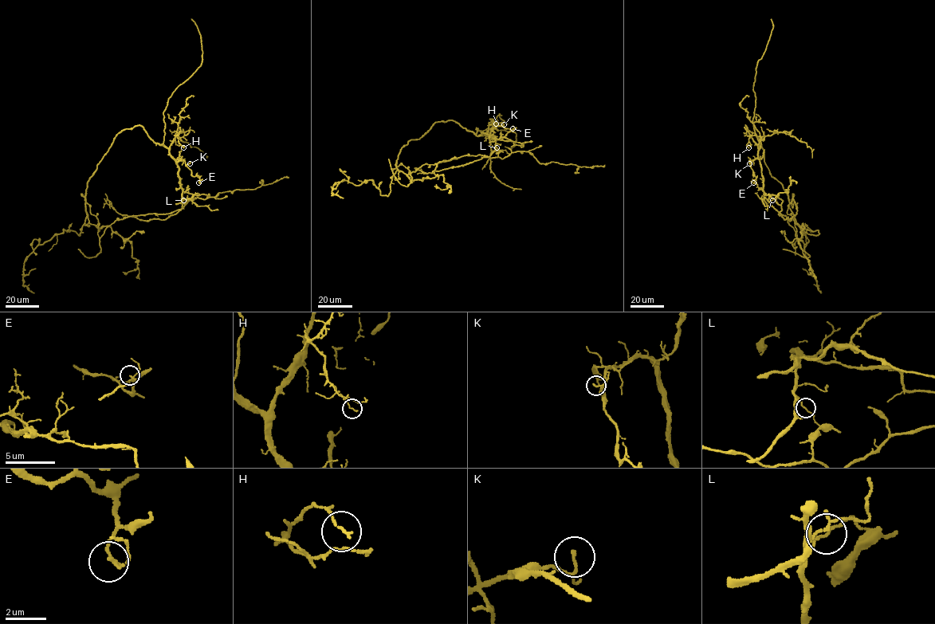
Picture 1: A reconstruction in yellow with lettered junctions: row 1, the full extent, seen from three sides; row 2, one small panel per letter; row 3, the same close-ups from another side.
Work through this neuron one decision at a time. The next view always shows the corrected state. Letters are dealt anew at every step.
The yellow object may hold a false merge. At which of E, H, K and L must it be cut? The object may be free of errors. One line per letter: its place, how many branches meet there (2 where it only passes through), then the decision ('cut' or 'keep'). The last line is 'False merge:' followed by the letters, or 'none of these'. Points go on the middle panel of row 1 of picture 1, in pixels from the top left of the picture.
E: at (512, 128); 2 branches meet; keep
H: at (496, 123); 2 branches meet; keep
K: at (504, 124); 2 branches meet; keep
L: at (496, 147); 2 branches meet; cut
False merge: L

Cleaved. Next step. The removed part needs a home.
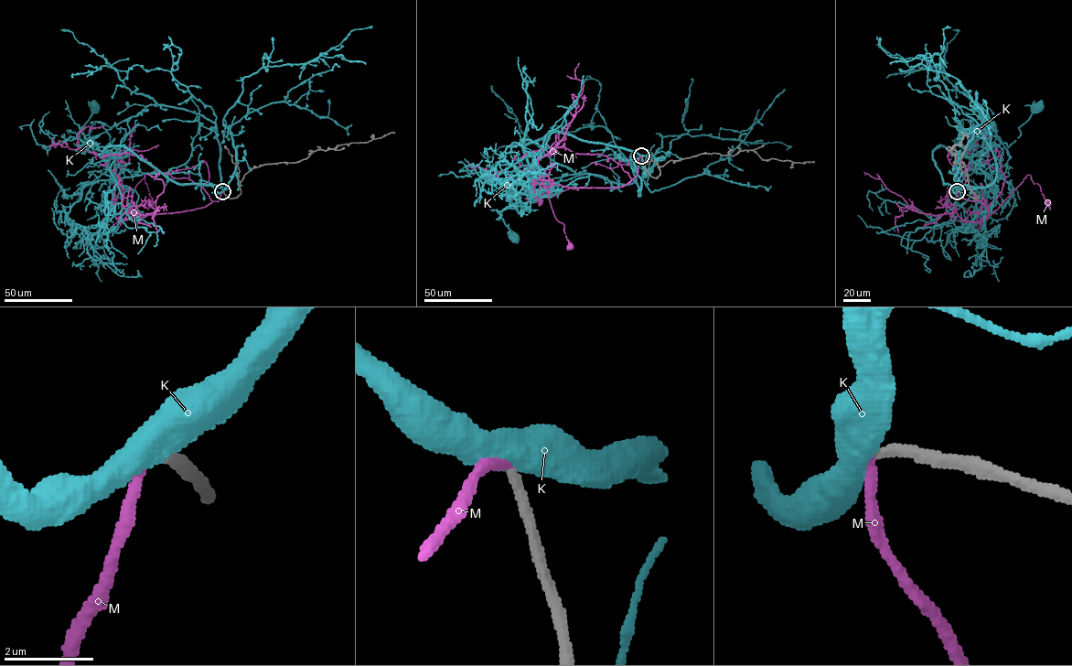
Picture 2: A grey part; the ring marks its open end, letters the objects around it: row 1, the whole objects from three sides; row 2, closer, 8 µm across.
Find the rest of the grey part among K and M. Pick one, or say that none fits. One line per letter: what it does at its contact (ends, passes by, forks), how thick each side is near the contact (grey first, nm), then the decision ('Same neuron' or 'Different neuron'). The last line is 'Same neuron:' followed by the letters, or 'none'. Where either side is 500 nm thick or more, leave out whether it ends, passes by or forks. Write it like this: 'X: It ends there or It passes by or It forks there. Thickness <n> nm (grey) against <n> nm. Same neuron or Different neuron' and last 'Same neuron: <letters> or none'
K: Thickness 240 nm (grey) against 500 nm. Different neuron
M: It ends there. Thickness 240 nm (grey) against 180 nm. Same neuron
Same neuron: M

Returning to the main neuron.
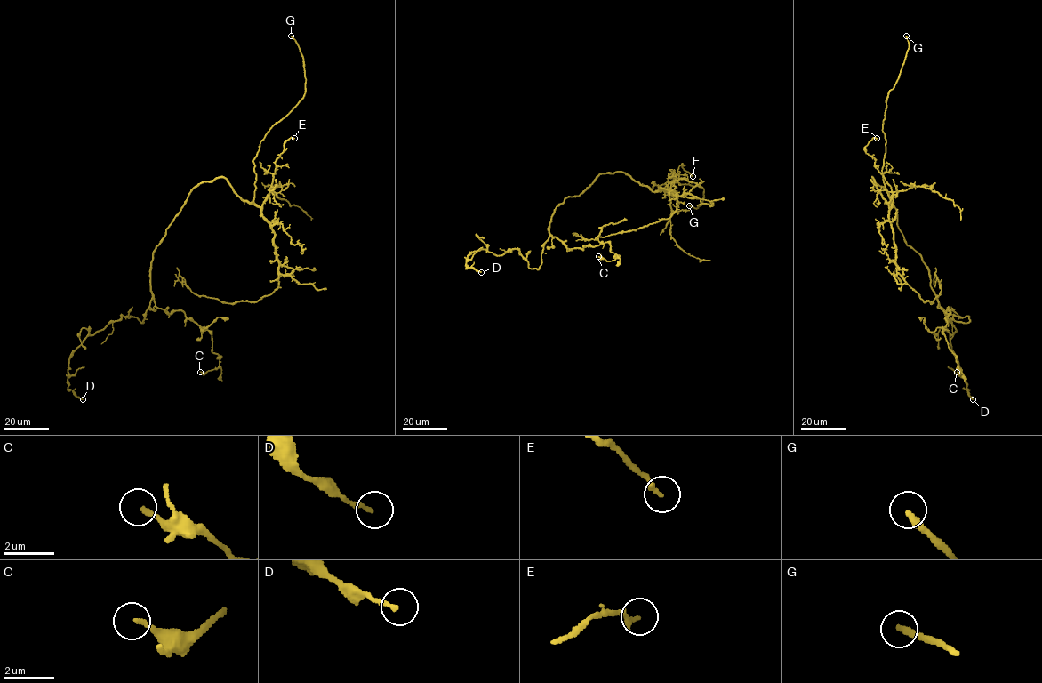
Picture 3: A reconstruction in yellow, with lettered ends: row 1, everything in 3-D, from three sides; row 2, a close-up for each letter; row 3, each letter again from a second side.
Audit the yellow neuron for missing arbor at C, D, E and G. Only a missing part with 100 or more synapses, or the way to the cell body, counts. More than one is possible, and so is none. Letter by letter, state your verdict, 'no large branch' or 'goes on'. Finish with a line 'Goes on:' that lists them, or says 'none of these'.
C: no large branch
D: no large branch
E: no large branch
G: goes on
Goes on: G

